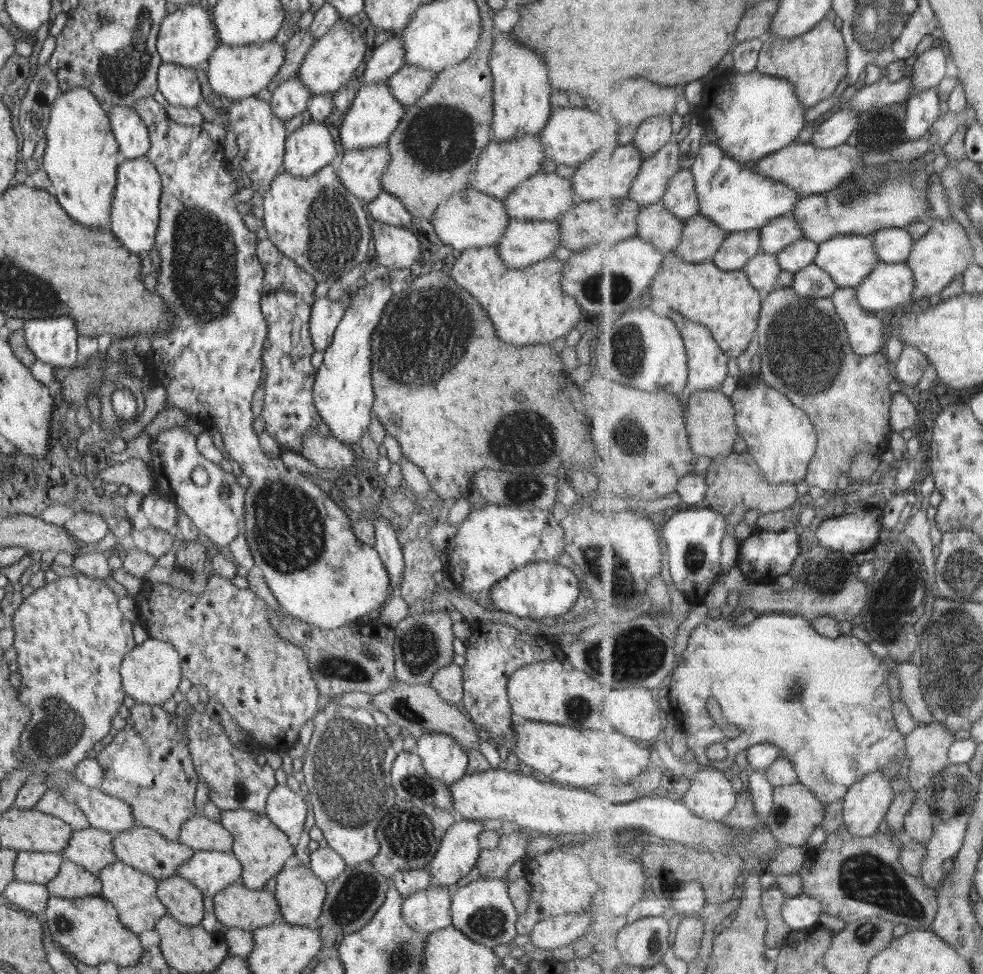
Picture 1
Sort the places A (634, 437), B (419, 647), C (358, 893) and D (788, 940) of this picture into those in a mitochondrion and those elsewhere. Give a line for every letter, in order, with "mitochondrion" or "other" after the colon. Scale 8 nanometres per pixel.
A: mitochondrion
B: mitochondrion
C: mitochondrion
D: other

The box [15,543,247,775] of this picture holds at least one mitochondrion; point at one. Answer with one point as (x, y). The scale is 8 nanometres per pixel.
(58, 729)

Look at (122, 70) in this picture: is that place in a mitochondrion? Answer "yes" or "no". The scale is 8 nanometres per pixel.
yes

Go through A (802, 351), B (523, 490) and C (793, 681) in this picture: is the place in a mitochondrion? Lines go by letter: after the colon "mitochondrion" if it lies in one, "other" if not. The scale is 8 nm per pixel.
A: mitochondrion
B: mitochondrion
C: mitochondrion

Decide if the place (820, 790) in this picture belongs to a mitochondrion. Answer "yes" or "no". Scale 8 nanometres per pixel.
no

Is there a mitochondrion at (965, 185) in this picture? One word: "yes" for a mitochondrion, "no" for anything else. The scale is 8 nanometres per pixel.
yes

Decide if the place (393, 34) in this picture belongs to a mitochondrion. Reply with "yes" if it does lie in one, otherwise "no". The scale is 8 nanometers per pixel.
no

